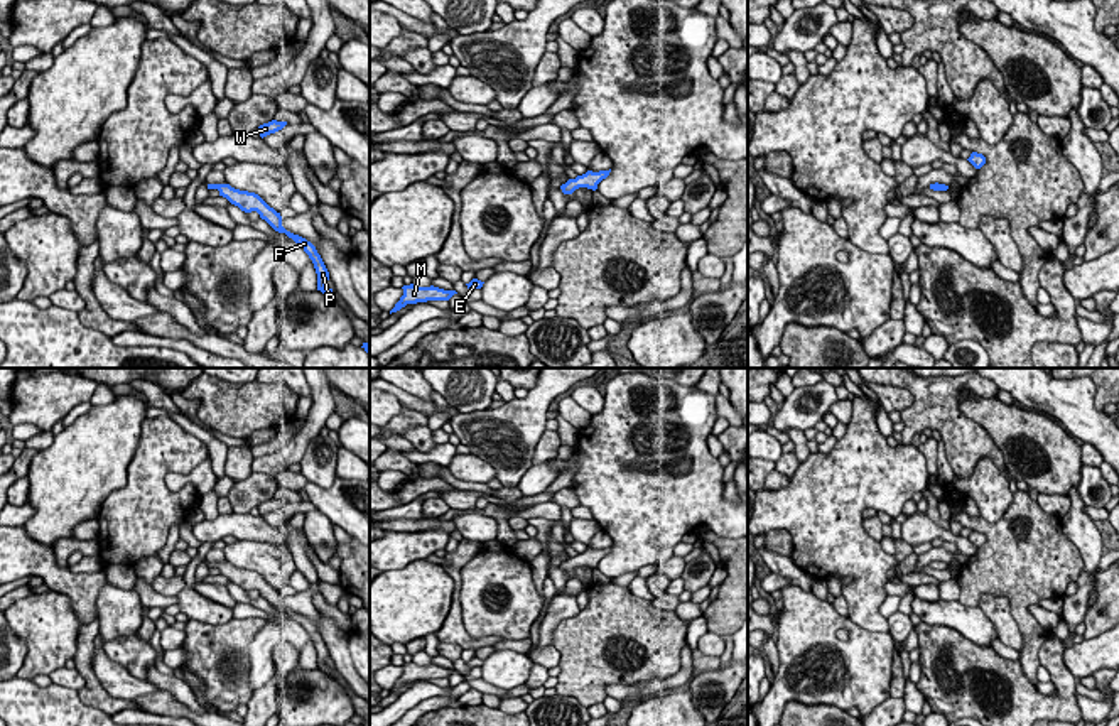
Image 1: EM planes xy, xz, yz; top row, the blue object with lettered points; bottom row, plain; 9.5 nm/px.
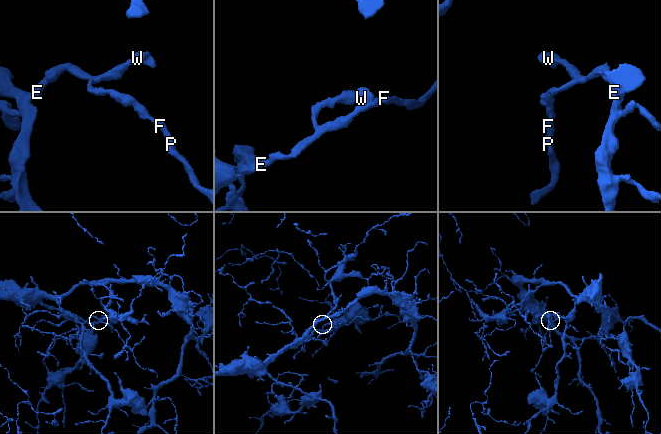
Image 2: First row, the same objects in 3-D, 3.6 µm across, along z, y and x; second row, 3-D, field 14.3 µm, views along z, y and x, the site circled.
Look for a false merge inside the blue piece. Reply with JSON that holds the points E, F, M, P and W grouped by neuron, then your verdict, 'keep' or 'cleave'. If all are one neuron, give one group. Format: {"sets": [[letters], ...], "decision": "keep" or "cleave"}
{"sets": [["E", "M", "W"], ["F", "P"]], "decision": "cleave"}

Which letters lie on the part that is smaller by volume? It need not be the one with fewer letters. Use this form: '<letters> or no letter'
F, P

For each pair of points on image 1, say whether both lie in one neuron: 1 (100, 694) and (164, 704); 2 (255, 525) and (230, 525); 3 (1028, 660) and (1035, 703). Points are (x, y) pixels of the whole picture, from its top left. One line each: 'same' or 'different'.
1: different
2: same
3: different

